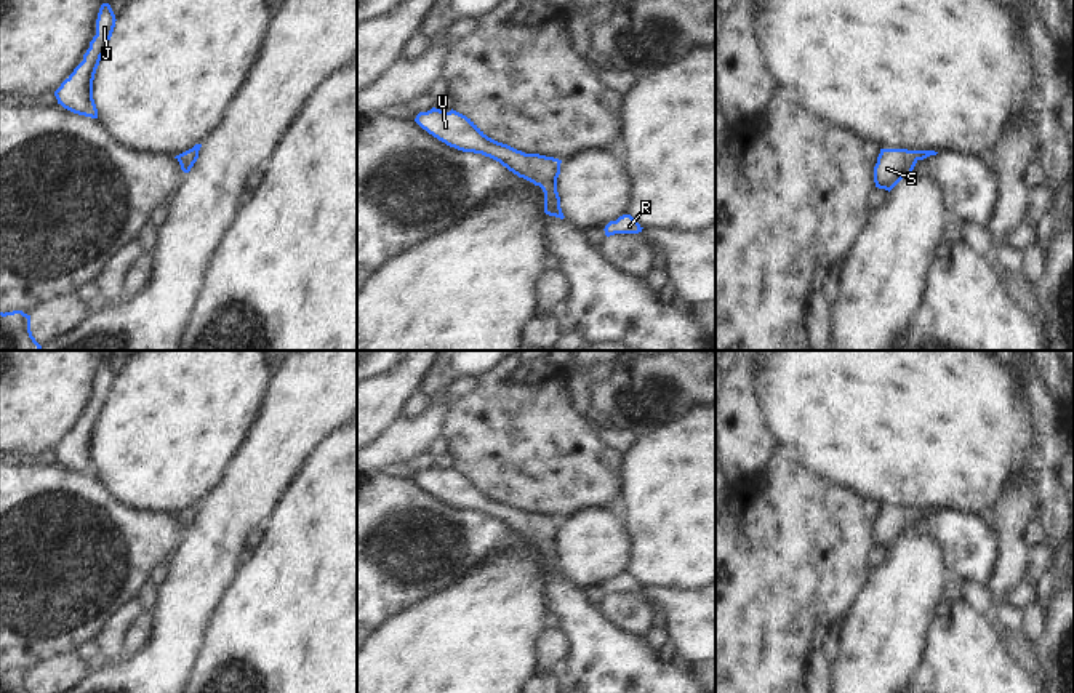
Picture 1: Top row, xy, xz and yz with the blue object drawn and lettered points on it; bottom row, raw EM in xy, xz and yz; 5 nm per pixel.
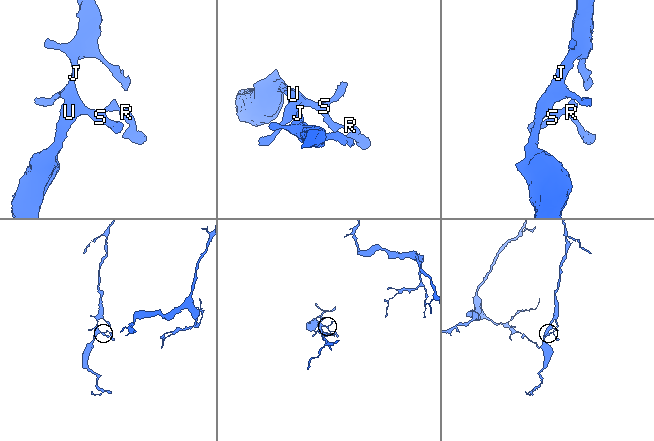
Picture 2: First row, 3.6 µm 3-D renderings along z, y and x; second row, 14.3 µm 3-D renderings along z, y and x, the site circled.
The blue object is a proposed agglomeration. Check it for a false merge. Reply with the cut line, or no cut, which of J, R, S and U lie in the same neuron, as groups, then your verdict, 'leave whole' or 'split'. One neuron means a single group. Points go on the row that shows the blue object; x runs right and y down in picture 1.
no cut | J R S U | leave whole

